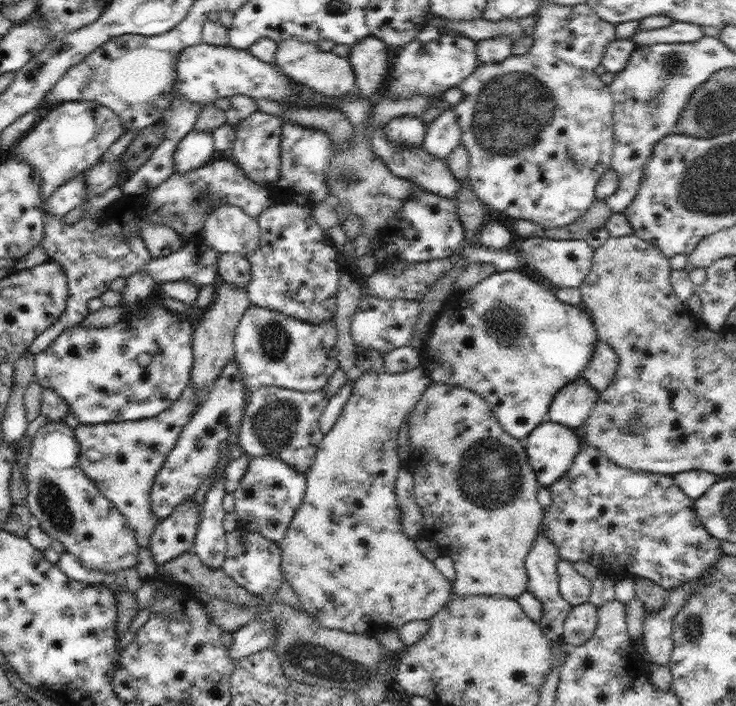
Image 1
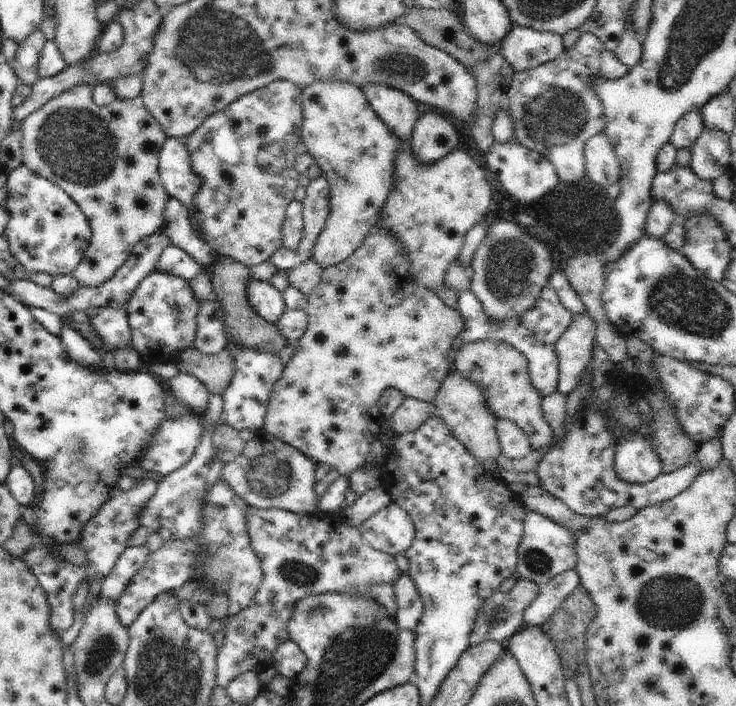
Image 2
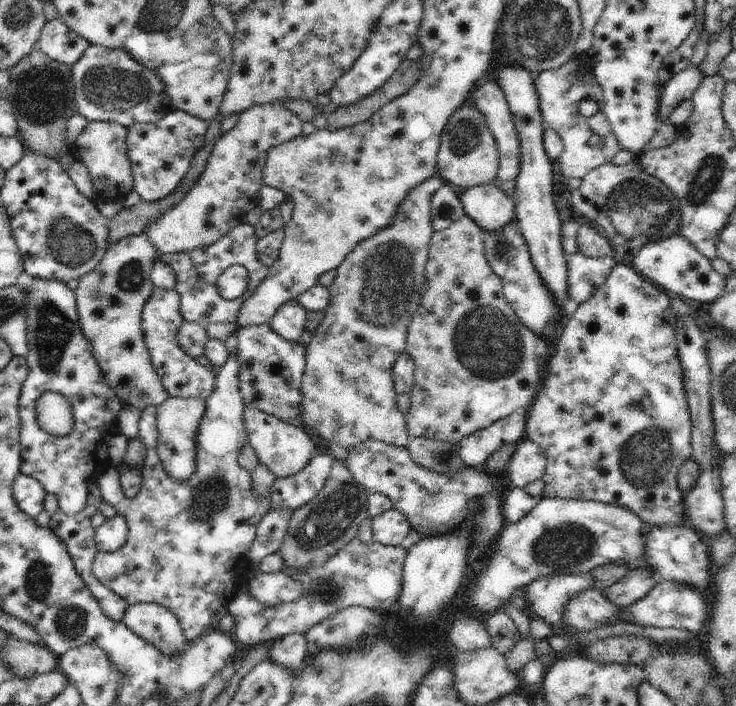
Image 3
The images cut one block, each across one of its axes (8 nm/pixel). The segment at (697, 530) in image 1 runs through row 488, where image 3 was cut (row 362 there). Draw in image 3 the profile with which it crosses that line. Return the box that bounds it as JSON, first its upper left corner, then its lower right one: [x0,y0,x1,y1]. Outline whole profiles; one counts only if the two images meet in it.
[525,263,692,526]

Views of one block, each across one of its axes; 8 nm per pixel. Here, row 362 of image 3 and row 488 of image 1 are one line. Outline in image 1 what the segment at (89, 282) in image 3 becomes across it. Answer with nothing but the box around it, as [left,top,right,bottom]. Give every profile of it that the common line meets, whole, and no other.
[74,383,196,548]

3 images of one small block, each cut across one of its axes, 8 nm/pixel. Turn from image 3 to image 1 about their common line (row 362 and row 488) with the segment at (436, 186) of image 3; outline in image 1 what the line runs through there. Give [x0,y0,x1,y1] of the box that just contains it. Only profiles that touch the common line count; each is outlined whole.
[279,366,454,636]

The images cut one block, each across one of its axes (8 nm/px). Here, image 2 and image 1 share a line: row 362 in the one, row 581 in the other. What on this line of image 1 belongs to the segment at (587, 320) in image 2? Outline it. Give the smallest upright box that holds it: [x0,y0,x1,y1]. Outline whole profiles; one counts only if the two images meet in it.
[557,560,591,605]

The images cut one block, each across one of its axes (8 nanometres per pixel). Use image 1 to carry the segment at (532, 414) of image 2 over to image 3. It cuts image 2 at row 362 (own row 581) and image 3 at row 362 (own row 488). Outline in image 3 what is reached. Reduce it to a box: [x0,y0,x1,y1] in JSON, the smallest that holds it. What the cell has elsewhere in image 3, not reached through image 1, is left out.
[405,214,543,444]

